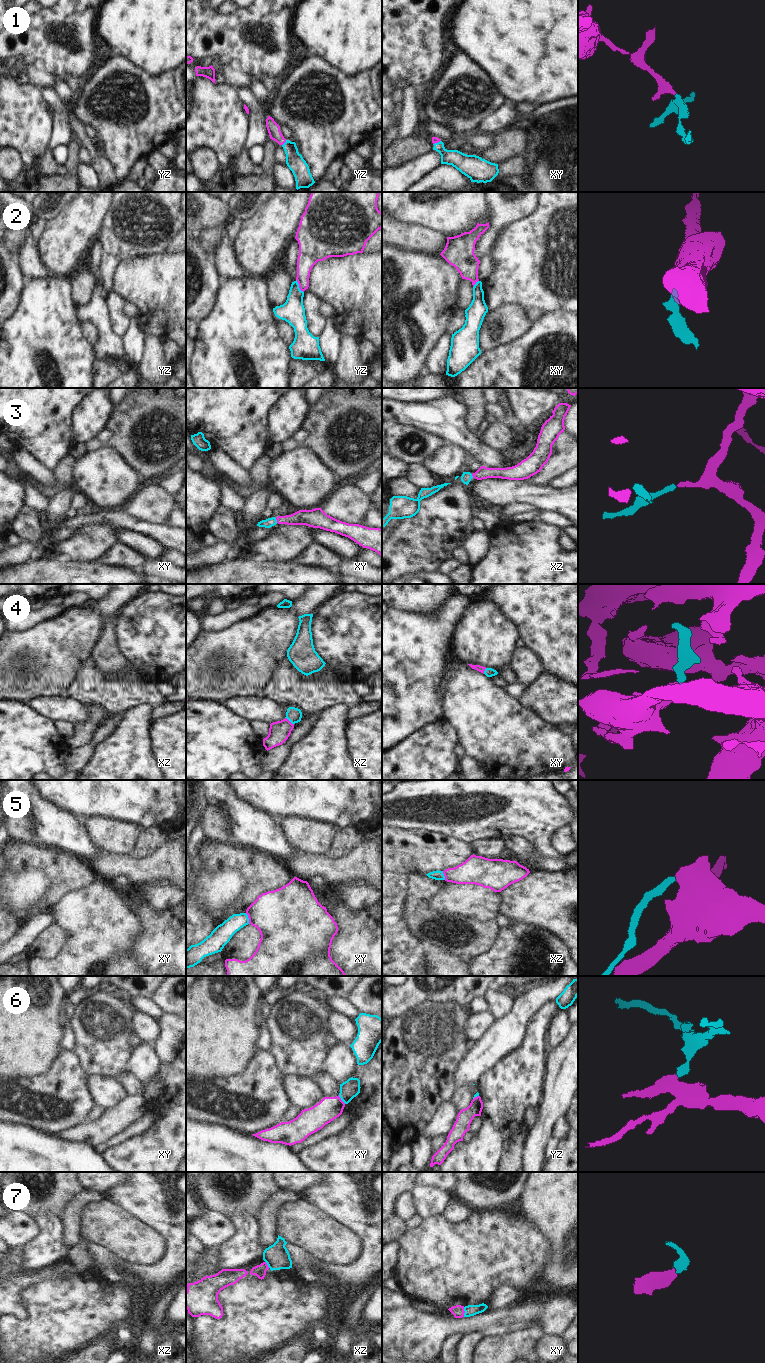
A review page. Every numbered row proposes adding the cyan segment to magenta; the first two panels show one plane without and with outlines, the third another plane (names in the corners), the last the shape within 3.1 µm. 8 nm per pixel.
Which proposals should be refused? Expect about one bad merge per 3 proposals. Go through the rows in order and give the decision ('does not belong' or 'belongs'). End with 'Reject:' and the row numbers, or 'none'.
1: belongs
2: does not belong
3: belongs
4: belongs
5: does not belong
6: does not belong
7: belongs
Reject: 2, 5, 6

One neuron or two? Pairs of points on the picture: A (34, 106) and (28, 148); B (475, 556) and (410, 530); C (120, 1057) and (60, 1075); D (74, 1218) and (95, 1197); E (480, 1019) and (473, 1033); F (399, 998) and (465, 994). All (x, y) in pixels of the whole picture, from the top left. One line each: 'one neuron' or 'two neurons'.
A: one neuron
B: two neurons
C: two neurons
D: one neuron
E: one neuron
F: one neuron

